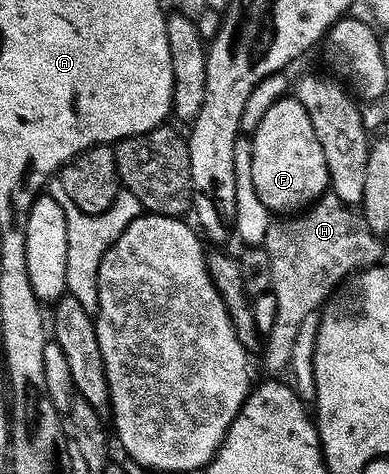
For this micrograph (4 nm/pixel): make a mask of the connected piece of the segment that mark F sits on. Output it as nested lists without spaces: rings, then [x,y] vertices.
[[[285,95],[264,113],[250,137],[253,196],[276,215],[292,215],[321,198],[329,188],[327,161],[307,110],[295,96]]]

